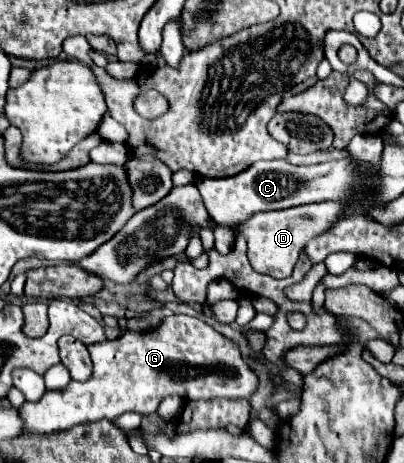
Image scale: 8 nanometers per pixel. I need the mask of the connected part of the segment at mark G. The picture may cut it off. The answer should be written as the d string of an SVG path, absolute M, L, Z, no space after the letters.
M172 315L166 317L158 327L150 331L124 331L124 335L116 339L106 339L96 345L88 345L94 373L86 383L72 381L64 391L46 391L44 397L36 403L22 405L24 417L24 433L52 433L64 431L74 425L86 421L108 419L114 421L126 411L136 411L140 415L156 413L160 401L168 395L178 395L182 399L250 399L258 389L258 375L242 357L238 345L226 335L212 329L208 323L188 317L188 315Z

